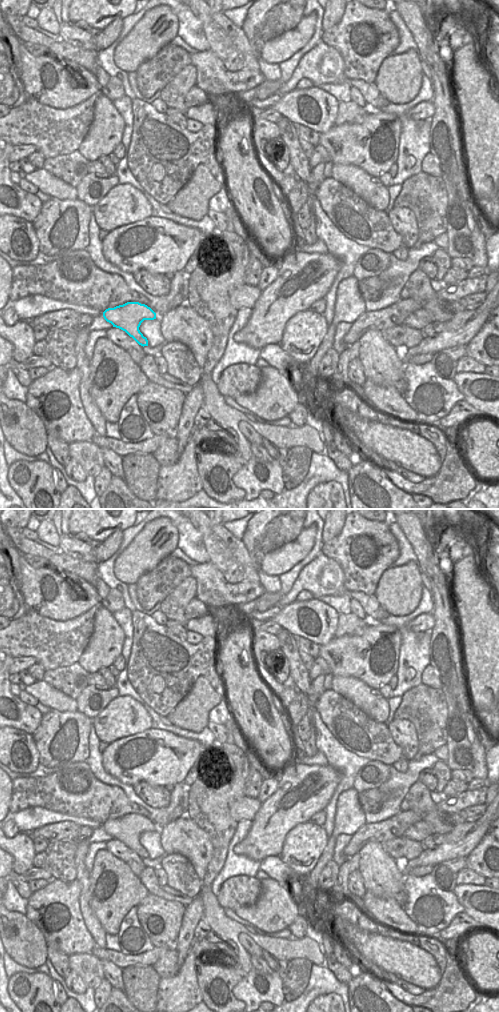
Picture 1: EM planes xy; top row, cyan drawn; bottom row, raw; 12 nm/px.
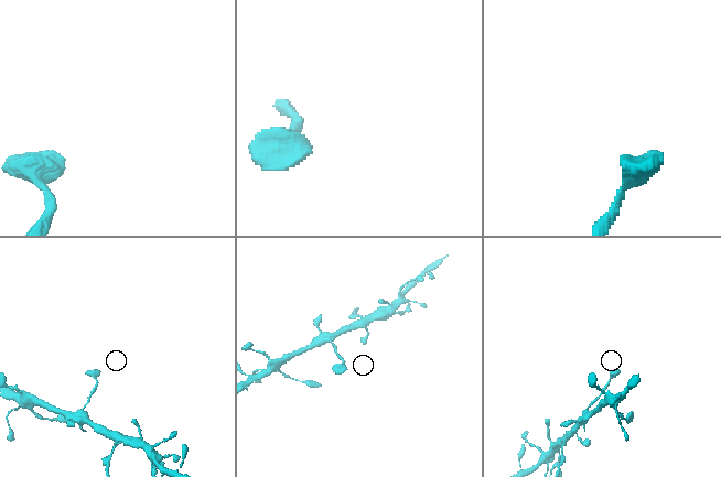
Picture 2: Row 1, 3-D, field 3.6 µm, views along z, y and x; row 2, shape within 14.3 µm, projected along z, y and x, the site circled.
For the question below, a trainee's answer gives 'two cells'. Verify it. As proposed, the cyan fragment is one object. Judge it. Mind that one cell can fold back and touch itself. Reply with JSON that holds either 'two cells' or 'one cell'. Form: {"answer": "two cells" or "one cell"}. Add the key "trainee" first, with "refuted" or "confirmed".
{"trainee": "refuted", "answer": "one cell"}

